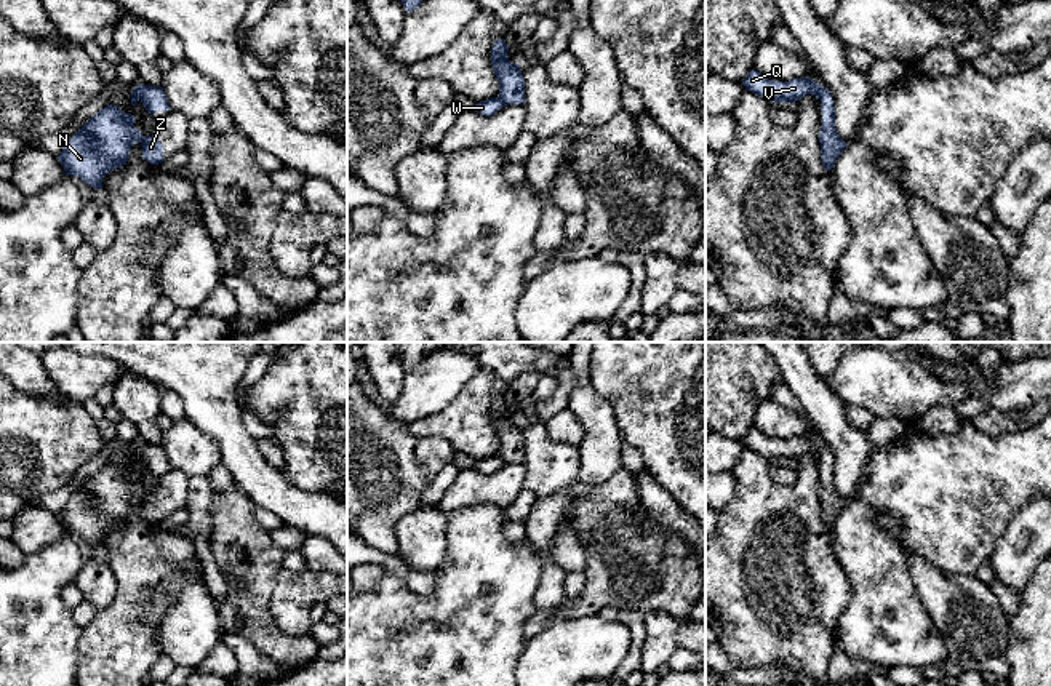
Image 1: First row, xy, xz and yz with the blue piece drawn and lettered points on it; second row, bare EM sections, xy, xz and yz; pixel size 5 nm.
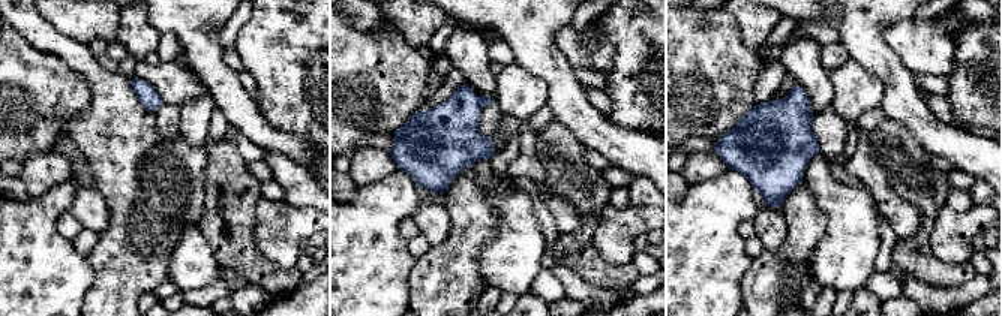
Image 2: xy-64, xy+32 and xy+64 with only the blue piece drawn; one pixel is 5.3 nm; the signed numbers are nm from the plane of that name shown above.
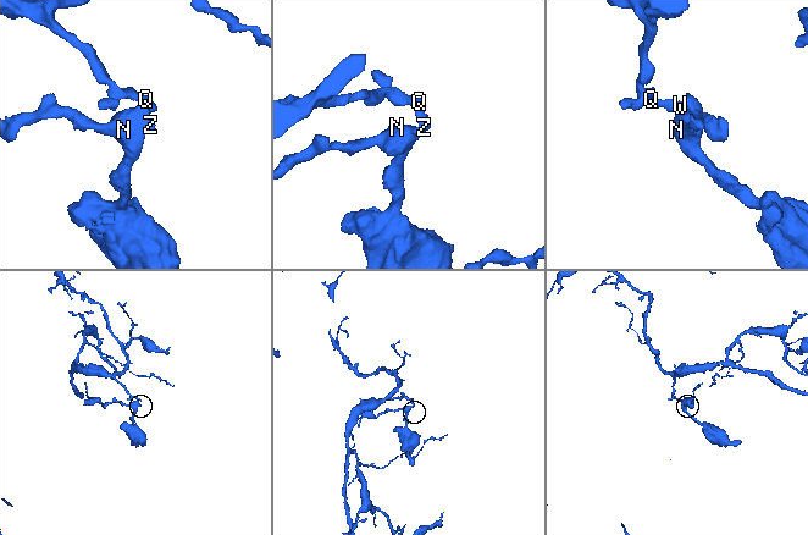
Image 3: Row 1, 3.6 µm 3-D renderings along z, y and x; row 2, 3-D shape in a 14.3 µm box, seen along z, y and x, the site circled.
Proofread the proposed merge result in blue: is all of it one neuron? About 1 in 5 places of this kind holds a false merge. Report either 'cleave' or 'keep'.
cleave

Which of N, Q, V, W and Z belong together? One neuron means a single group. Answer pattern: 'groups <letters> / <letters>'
groups N W Z / Q V

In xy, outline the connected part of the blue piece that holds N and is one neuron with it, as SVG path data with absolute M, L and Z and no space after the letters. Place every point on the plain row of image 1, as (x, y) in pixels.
M107 462L91 475L58 513L66 534L77 534L88 544L102 547L104 534L126 523L130 507L139 501L142 516L152 523L162 521L163 502L158 494L142 494L134 485L134 473Z

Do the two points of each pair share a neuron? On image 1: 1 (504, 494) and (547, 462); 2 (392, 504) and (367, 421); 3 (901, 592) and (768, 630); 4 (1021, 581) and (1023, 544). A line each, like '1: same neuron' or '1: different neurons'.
1: different neurons
2: same neuron
3: different neurons
4: same neuron

